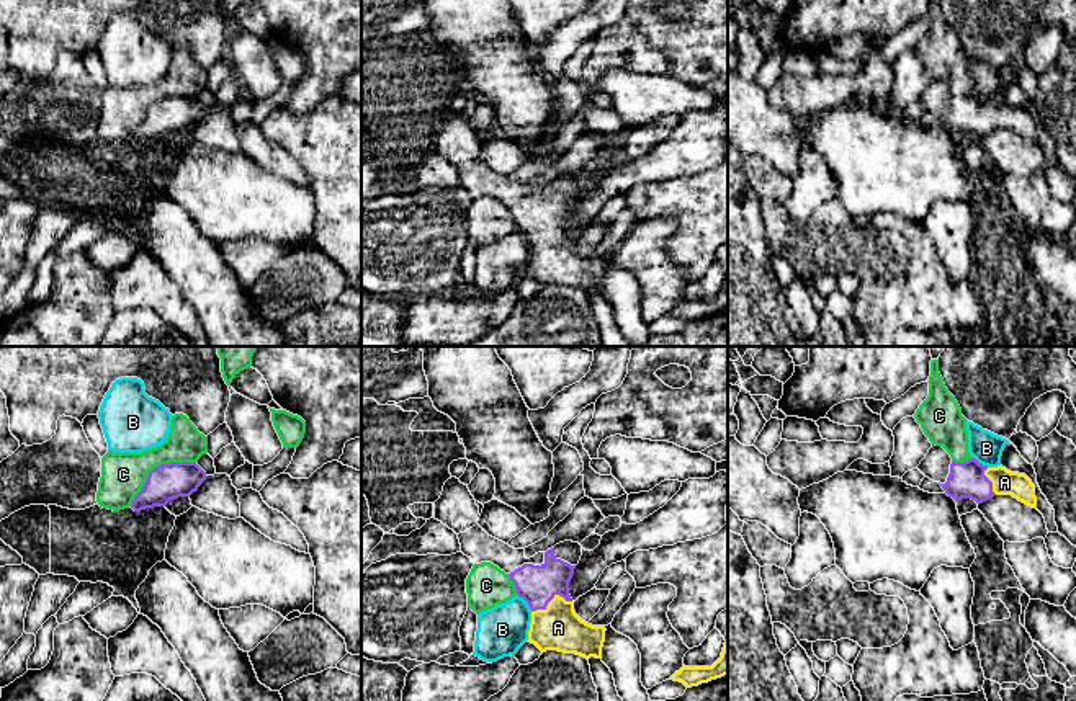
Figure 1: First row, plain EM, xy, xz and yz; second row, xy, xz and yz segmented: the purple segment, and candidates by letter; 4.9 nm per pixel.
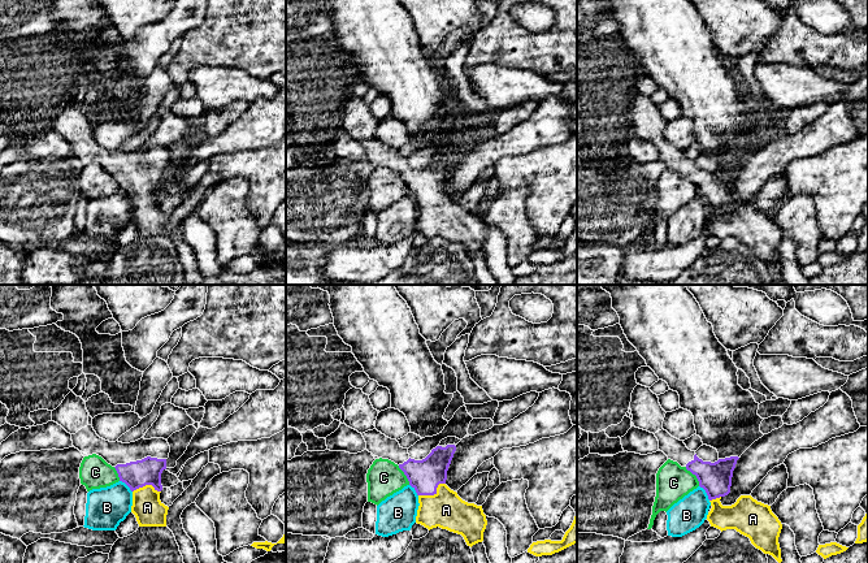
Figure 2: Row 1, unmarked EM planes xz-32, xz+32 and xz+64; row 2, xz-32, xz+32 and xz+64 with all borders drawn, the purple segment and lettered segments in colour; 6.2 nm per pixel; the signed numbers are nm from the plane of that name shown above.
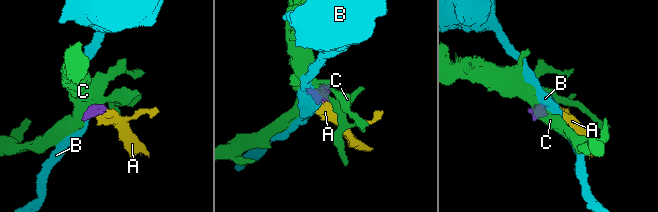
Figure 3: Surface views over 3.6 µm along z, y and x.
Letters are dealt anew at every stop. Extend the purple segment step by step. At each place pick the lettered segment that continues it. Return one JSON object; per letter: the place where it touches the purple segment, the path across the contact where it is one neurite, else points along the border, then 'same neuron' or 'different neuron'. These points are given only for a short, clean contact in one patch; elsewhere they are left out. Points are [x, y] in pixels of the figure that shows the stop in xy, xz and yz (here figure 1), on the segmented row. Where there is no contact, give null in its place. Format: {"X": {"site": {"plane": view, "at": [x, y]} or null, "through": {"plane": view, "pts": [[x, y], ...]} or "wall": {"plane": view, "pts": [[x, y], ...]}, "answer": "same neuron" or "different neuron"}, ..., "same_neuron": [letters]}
{"A": {"site": {"plane": "xz", "at": [551, 598]}, "through": {"plane": "xz", "pts": [[537, 585], [551, 598], [553, 621], [558, 628]]}, "answer": "same neuron"}, "B": {"site": {"plane": "xz", "at": [525, 600]}, "wall": {"plane": "xz", "pts": [[517, 593], [532, 610]]}, "answer": "different neuron"}, "C": {"site": {"plane": "xy", "at": [157, 466]}, "wall": {"plane": "xy", "pts": [[195, 461], [157, 464], [130, 505]]}, "answer": "different neuron"}, "same_neuron": ["A"]}

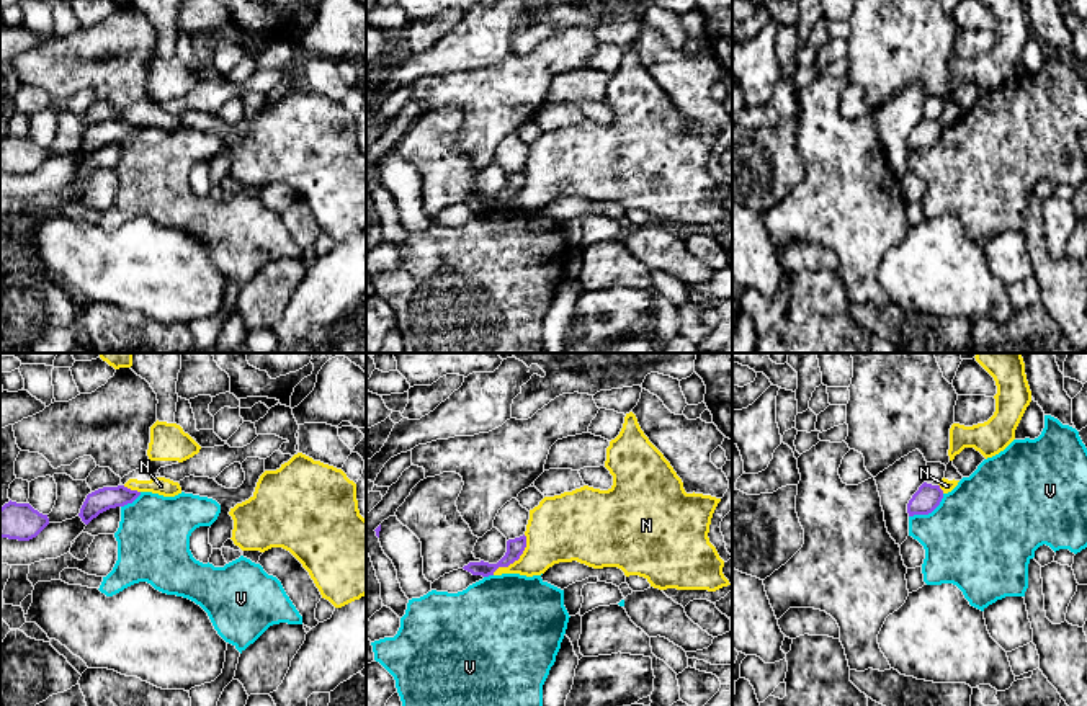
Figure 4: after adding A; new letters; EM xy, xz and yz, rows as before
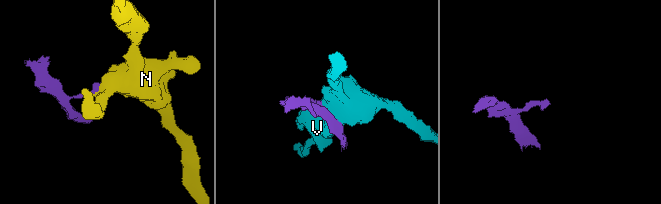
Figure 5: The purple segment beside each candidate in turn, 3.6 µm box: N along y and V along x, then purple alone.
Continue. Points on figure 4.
{"N": {"site": {"plane": "xz", "at": [517, 559]}, "wall": {"plane": "xz", "pts": [[525, 535], [523, 553], [492, 574]]}, "answer": "different neuron"}, "V": {"site": {"plane": "yz", "at": [929, 512]}, "answer": "different neuron"}, "same_neuron": []}

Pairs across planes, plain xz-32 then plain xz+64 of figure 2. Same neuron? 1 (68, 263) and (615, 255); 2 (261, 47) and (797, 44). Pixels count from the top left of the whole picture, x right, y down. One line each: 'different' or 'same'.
1: different
2: same

